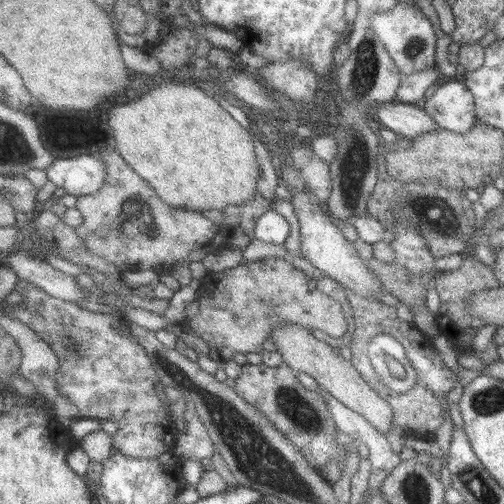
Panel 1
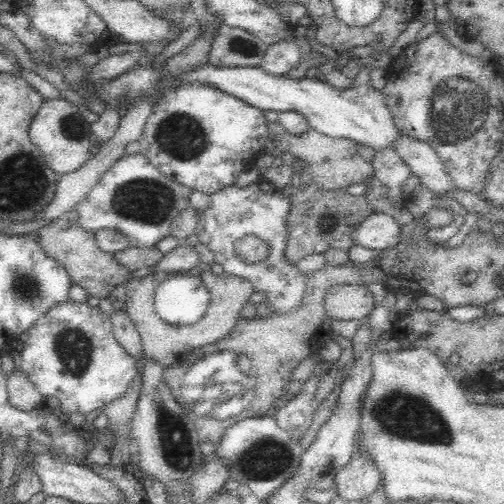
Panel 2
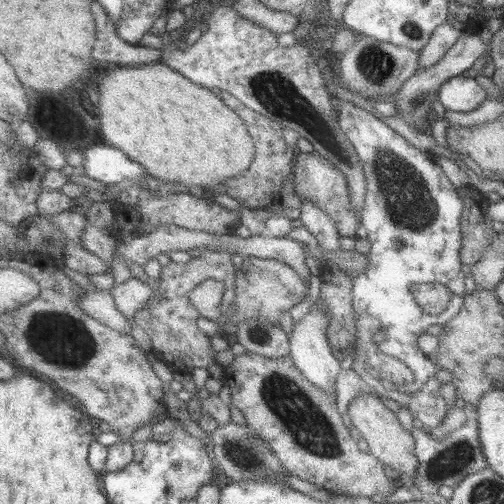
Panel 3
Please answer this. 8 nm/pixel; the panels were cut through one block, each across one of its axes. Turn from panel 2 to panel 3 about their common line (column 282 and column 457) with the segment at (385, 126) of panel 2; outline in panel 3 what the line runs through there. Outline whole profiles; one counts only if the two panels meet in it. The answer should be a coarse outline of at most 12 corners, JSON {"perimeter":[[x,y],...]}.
{"perimeter":[[455,76],[439,100],[447,110],[471,112],[487,100],[475,78]]}

